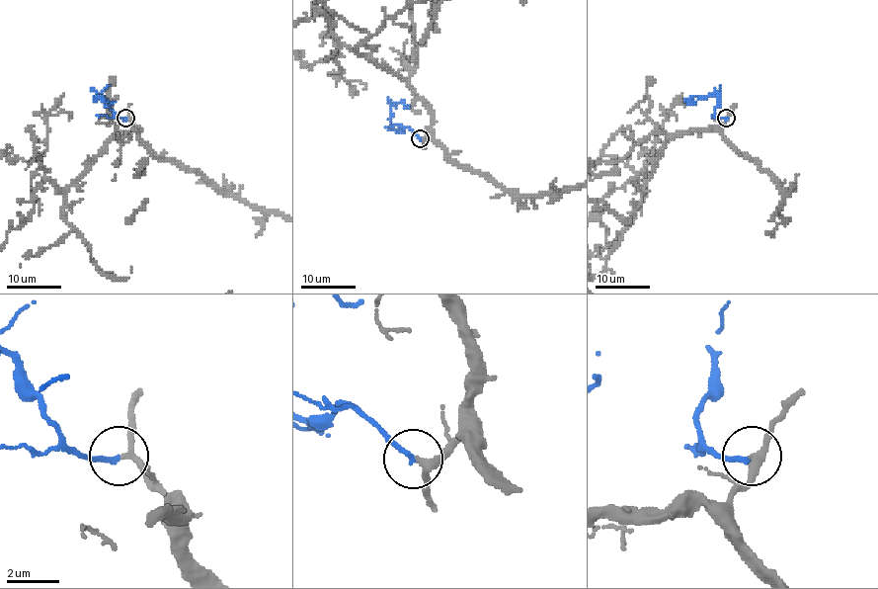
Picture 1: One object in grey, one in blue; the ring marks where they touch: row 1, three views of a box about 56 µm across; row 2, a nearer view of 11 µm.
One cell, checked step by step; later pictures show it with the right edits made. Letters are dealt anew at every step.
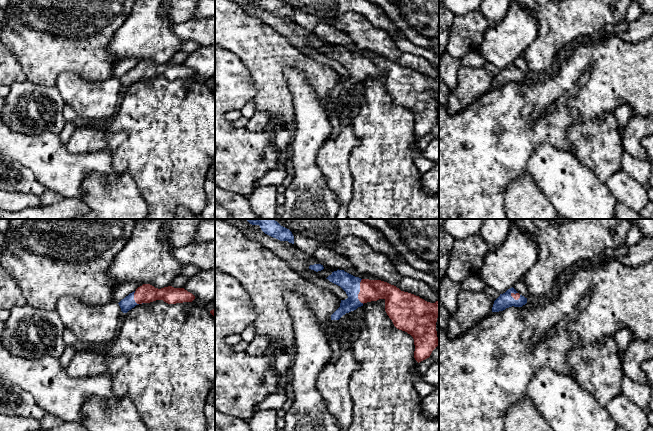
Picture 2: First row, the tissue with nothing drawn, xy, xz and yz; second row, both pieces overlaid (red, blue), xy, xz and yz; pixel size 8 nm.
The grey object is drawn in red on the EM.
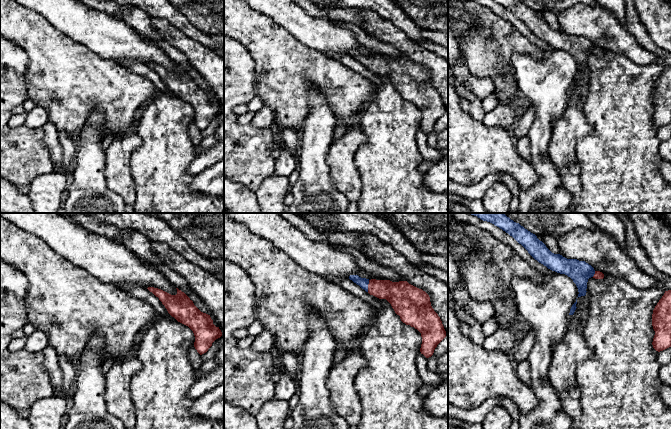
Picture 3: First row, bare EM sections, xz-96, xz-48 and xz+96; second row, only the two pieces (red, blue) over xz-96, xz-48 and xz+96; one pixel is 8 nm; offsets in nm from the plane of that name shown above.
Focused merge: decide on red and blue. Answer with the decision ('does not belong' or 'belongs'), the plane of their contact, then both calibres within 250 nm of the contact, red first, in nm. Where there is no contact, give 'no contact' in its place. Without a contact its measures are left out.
belongs; contact in xz; calibres 180 and 150 nm

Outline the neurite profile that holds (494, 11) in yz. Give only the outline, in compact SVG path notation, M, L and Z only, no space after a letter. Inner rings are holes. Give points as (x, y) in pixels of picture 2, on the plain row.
M483 0L479 10L491 24L495 24L504 19L510 3L511 0Z

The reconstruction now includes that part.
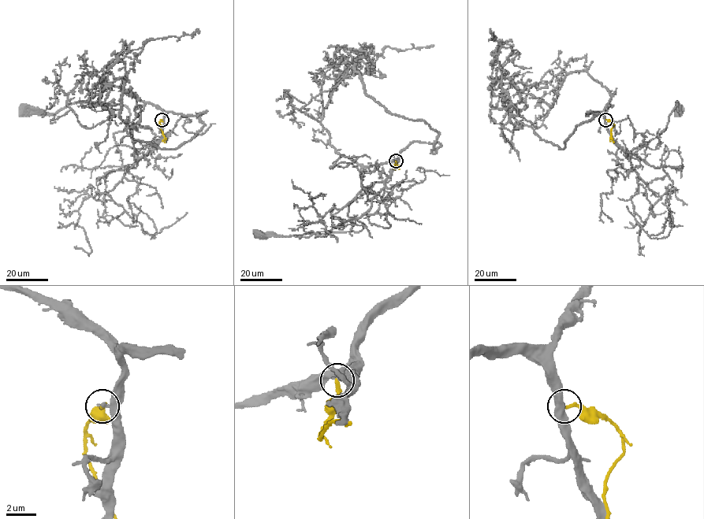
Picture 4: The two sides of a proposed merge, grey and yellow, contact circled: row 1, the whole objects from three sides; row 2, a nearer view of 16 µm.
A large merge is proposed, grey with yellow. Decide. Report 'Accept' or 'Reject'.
Reject

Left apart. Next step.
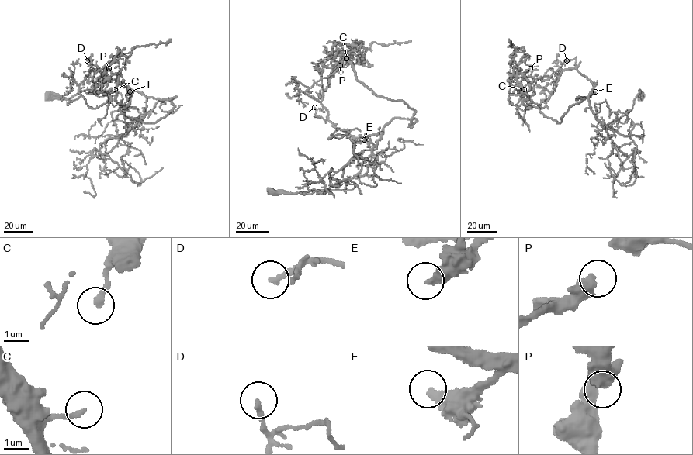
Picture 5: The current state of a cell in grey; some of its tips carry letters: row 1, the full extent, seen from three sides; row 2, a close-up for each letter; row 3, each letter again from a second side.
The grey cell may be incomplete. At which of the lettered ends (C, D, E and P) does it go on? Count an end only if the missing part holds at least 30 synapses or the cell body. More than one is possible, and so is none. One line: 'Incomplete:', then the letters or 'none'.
Incomplete: E

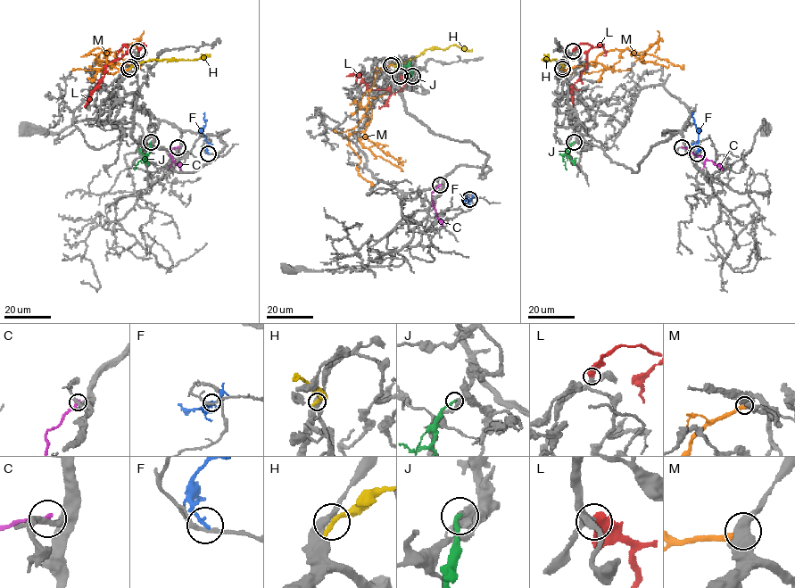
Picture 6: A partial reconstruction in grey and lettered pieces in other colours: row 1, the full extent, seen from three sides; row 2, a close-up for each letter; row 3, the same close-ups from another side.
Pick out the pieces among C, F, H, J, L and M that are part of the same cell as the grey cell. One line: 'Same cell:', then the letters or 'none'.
Same cell: L

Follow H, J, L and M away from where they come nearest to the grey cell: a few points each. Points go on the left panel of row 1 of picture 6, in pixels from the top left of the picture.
H: (130, 67), (153, 59), (193, 61), (211, 54)
J: (151, 142), (149, 153), (135, 169)
L: (137, 51), (143, 43), (134, 45), (120, 57), (107, 65), (103, 76), (85, 107)
M: (128, 69), (108, 63), (109, 49), (93, 49), (86, 55), (95, 54), (101, 65), (111, 64)

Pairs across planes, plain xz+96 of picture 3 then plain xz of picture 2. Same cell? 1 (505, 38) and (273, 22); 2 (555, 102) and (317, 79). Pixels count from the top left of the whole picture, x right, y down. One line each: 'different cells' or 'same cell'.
1: different cells
2: different cells

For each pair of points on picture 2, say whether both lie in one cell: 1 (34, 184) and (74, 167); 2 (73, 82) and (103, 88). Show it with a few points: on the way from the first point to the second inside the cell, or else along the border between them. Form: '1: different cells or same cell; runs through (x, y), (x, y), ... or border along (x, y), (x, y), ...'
1: different cells; border along (22, 166), (26, 166), (46, 188)
2: same cell; runs through (80, 88), (96, 88)

